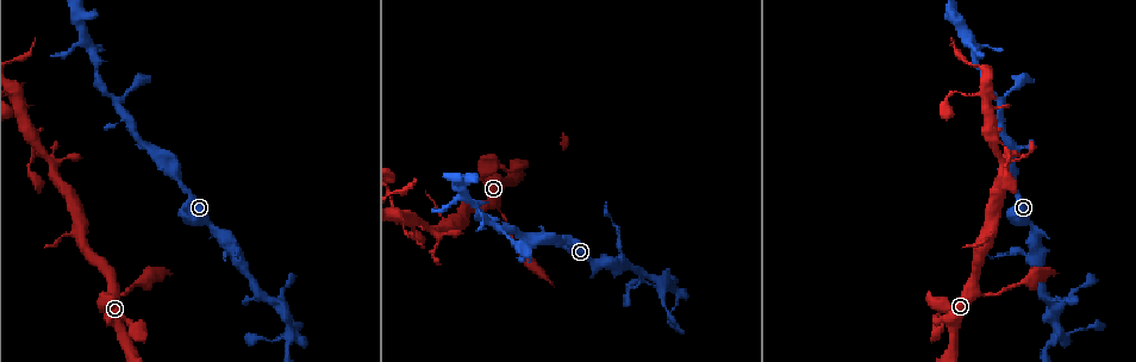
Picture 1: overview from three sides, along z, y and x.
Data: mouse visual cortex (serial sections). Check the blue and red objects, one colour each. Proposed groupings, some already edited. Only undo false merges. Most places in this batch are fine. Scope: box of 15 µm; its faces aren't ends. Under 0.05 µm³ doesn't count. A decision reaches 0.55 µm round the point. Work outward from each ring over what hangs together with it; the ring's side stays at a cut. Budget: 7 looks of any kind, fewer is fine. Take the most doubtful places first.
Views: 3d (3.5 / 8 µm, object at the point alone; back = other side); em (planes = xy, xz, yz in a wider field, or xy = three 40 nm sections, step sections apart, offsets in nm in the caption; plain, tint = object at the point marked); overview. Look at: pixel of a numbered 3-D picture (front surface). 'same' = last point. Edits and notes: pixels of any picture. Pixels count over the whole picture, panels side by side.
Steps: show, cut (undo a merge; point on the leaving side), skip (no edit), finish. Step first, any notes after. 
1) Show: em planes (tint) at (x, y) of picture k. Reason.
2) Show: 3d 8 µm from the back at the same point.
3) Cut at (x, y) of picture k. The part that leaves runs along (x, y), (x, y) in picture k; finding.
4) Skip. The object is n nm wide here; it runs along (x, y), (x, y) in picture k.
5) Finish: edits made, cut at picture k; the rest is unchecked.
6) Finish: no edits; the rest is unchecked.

Show: 3d 8 µm at (475, 201) of picture 1. Abrupt turn.

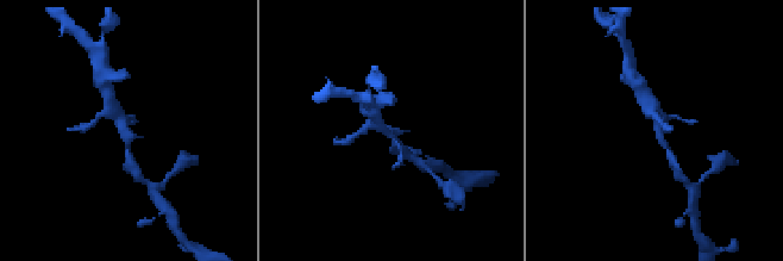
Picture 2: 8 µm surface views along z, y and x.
Show: 3d 3.5 µm at (387, 131) of picture 2. Closer look.

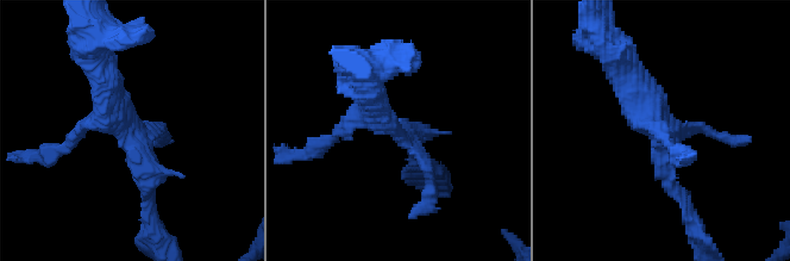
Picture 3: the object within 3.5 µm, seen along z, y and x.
Skip. It runs along (689, 211), (665, 174), (668, 126), (628, 79) in picture 3; continuous, no second cell.

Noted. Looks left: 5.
Show: 3d 8 µm at (502, 213) of picture 1. Sudden change in width.

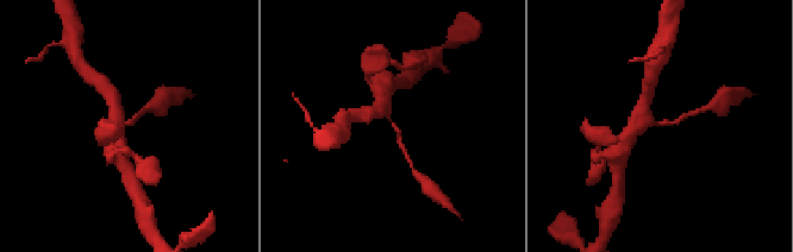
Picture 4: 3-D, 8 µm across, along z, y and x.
Show: 3d 3.5 µm at (394, 125) of picture 4. Zoom in.

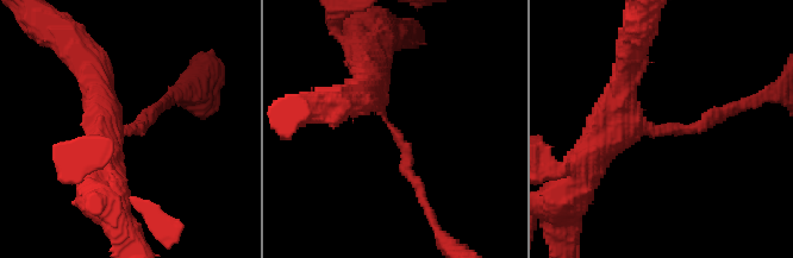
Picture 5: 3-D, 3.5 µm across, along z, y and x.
Show: em xy step 3 (tint) at (391, 128) of picture 5. The arms are 150, 450 nm wide.

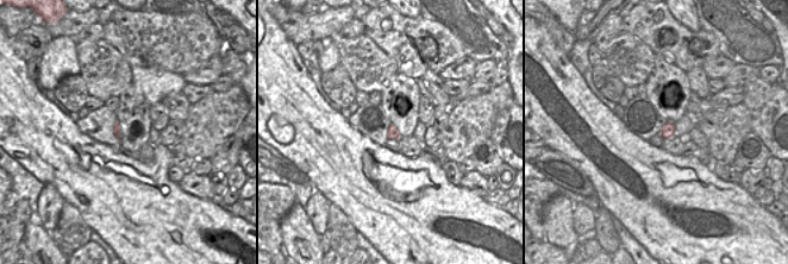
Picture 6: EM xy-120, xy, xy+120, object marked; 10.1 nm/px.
Skip. It runs along (370, 68), (381, 117), (407, 146), (422, 193) in picture 5; one cell here.

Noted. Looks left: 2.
Show: 3d 3.5 µm at (414, 222) of picture 1. Sudden change in width.

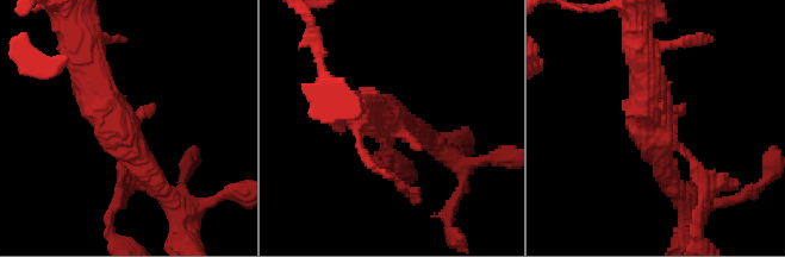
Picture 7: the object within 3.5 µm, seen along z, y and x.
Show: em xy step 1 (tint) at (124, 143) of picture 7. 3 arms meet here; the arms are 150, 250, 400 nm wide; need the tissue.

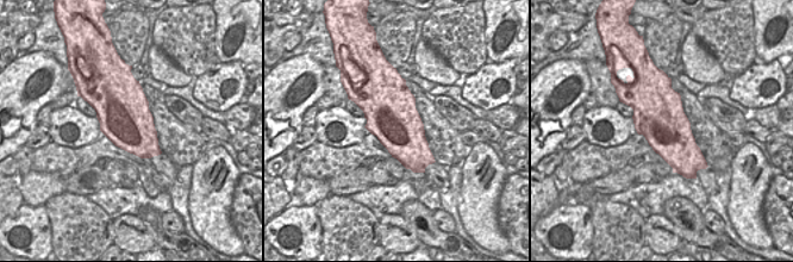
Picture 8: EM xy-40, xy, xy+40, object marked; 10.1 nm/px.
Skip. It runs along (174, 202), (123, 144), (94, 75) in picture 7; all the same cell.

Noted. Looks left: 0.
Finish: no edits; the rest is unchecked.

